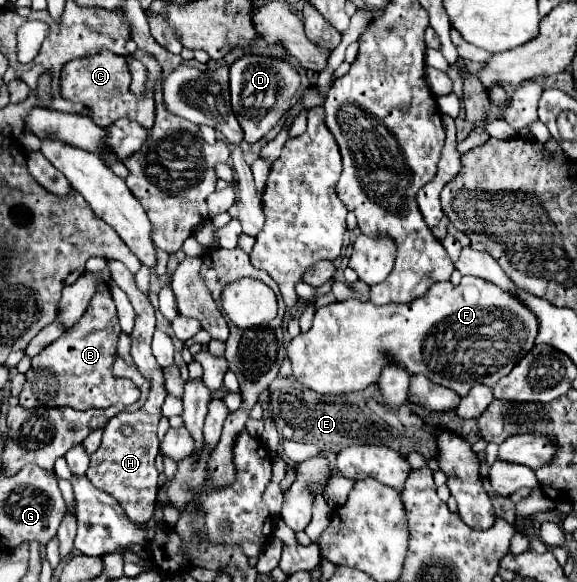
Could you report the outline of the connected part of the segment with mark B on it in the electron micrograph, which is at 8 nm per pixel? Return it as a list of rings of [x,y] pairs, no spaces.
[[[101,285],[93,299],[89,301],[83,317],[63,333],[61,339],[47,345],[45,351],[33,357],[31,369],[25,373],[27,381],[19,395],[25,409],[41,405],[67,405],[73,409],[105,409],[117,403],[131,405],[139,399],[139,387],[129,379],[119,379],[111,375],[111,365],[117,355],[119,319],[109,285]]]

